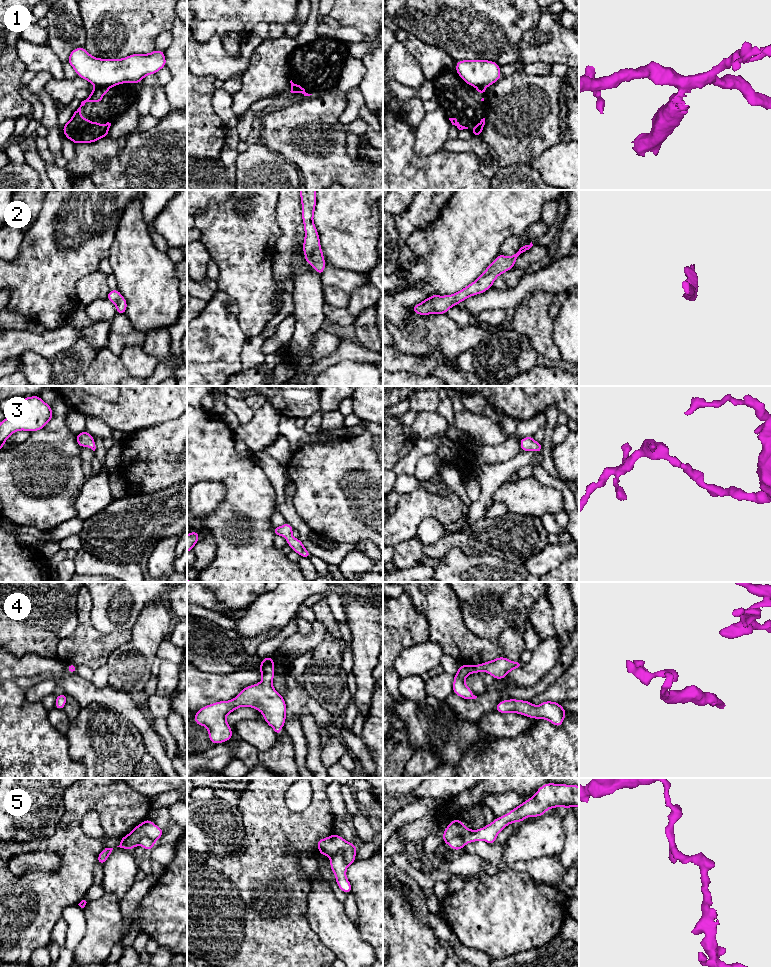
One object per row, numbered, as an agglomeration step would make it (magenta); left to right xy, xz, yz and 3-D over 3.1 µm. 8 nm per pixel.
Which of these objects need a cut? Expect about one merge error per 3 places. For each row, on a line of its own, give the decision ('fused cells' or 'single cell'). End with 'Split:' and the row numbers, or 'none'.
1: fused cells
2: single cell
3: single cell
4: single cell
5: fused cells
Split: 1, 5

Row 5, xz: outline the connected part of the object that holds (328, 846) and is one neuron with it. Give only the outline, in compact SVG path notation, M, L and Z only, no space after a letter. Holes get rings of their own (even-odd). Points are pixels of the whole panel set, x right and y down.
M335 833L329 837L318 840L317 847L320 851L320 855L329 857L338 851L342 851L347 865L351 865L356 861L355 855L357 845L347 842Z

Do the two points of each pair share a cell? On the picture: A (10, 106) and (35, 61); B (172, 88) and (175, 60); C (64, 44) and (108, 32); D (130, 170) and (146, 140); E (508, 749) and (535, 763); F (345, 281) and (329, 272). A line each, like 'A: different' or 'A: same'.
A: different
B: same
C: different
D: same
E: same
F: same

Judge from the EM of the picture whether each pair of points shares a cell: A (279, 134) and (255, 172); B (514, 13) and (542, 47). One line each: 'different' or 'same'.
A: different
B: different

